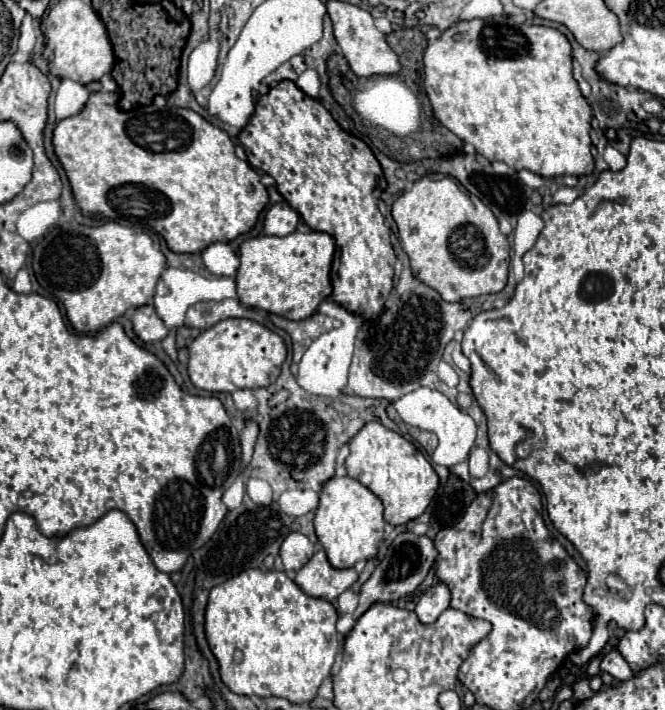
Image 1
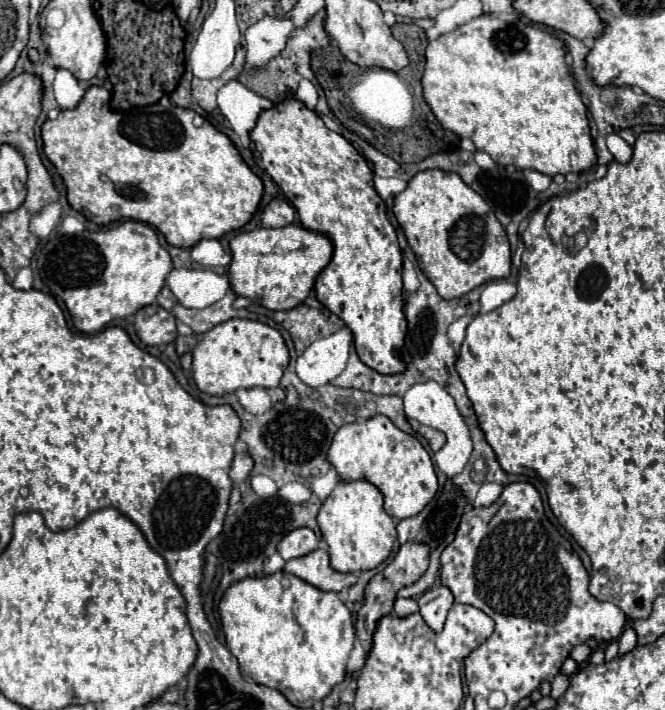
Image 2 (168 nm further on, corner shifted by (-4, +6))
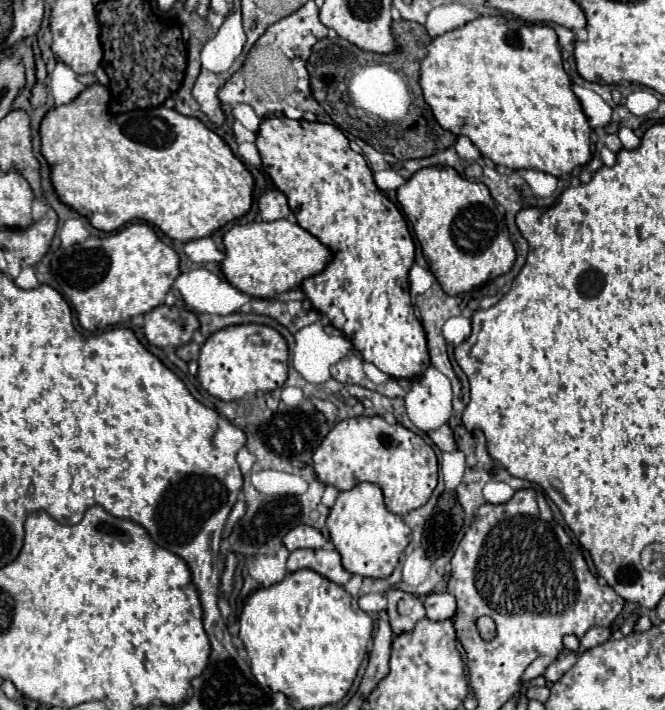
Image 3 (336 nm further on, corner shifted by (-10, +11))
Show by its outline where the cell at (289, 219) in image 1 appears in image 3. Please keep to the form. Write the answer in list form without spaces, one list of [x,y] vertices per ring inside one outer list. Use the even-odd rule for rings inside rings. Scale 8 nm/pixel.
[[[270,190],[270,192],[260,194],[258,210],[260,210],[262,220],[280,220],[280,218],[290,216],[288,200],[280,190]]]

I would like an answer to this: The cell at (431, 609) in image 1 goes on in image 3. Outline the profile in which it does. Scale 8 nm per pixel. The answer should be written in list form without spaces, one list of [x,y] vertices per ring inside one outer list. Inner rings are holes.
[[[448,592],[444,594],[428,594],[424,598],[424,608],[426,608],[426,618],[434,622],[450,620],[456,612],[456,598]]]

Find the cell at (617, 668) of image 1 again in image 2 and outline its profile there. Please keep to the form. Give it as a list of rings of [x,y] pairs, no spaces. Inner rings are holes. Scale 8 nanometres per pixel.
[[[626,629],[626,631],[620,635],[618,645],[620,645],[618,655],[620,655],[620,657],[624,657],[626,653],[630,653],[630,651],[636,647],[636,633],[634,633],[632,629]]]

